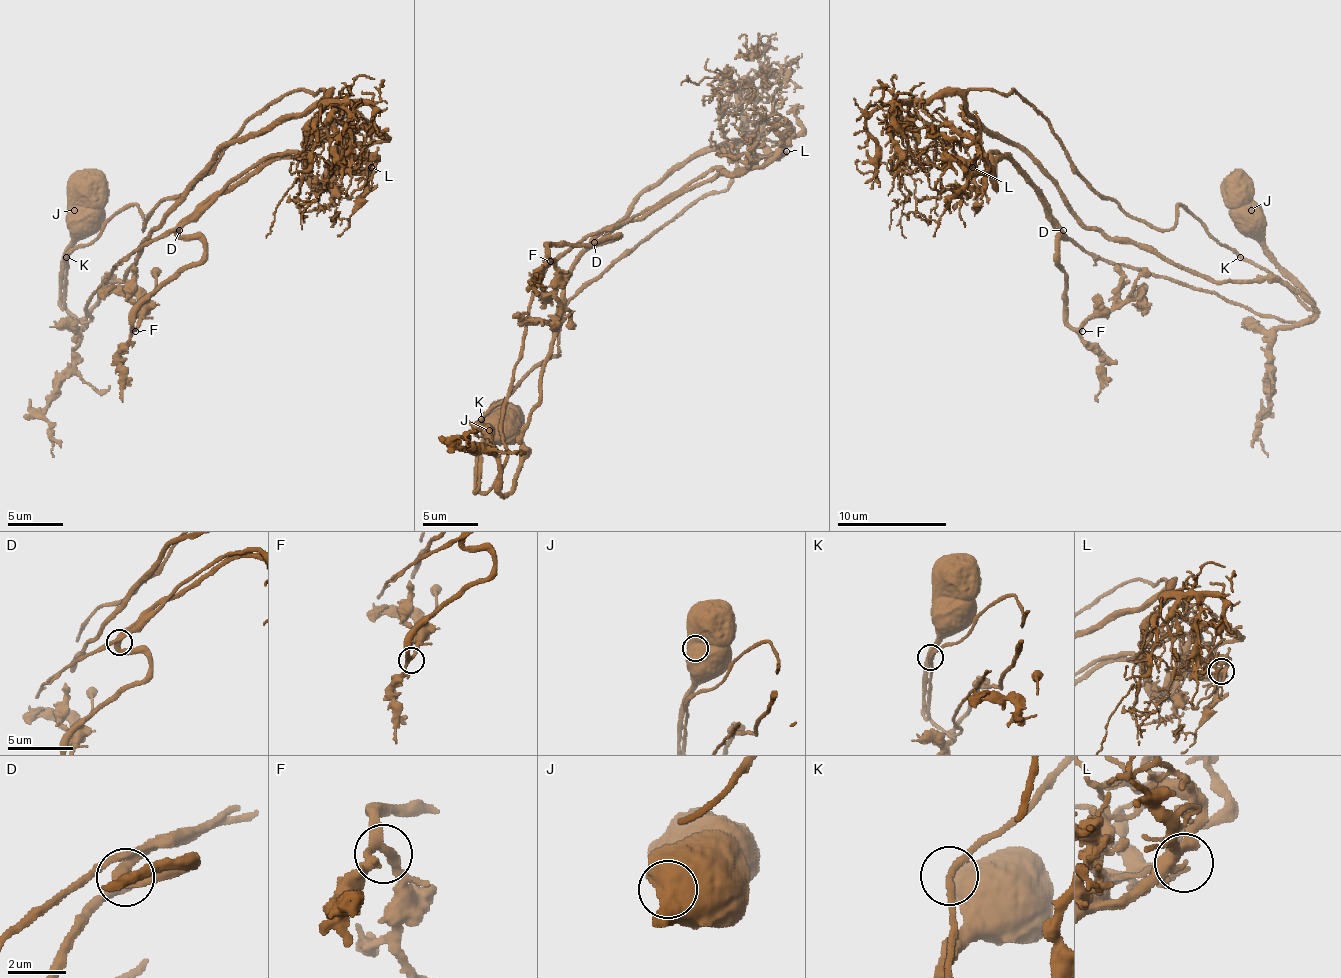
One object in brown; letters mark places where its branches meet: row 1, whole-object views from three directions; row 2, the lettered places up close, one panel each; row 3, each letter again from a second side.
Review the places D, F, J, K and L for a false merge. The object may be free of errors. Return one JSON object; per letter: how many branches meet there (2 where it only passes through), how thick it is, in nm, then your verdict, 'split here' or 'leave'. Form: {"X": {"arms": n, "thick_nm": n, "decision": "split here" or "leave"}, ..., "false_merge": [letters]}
{"D": {"arms": 3, "thick_nm": 320, "decision": "leave"}, "F": {"arms": 3, "thick_nm": 280, "decision": "leave"}, "J": {"arms": 1, "thick_nm": 1000, "decision": "split here"}, "K": {"arms": 2, "thick_nm": 240, "decision": "leave"}, "L": {"arms": 3, "thick_nm": 200, "decision": "leave"}, "false_merge": ["J"]}

